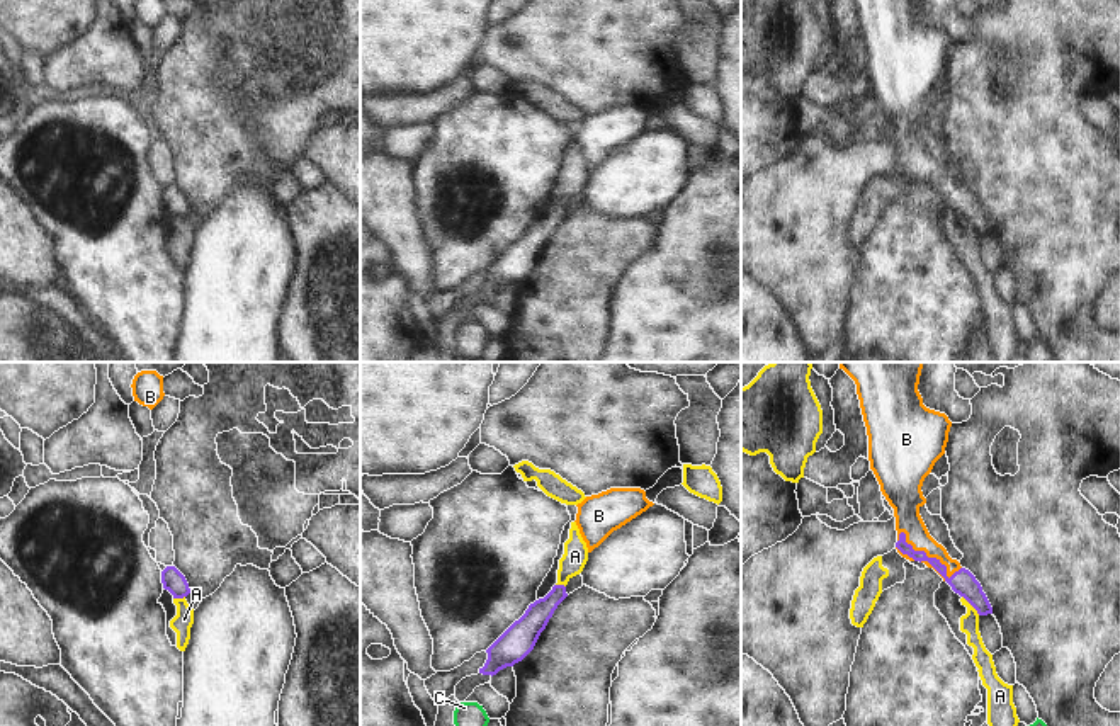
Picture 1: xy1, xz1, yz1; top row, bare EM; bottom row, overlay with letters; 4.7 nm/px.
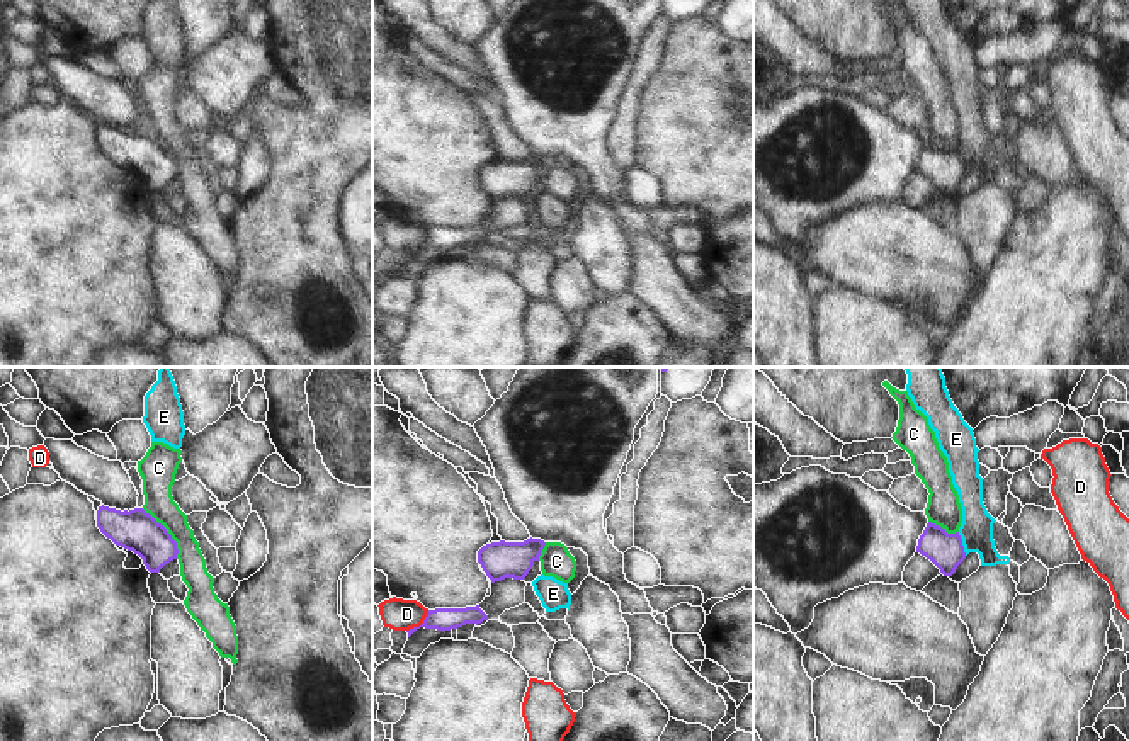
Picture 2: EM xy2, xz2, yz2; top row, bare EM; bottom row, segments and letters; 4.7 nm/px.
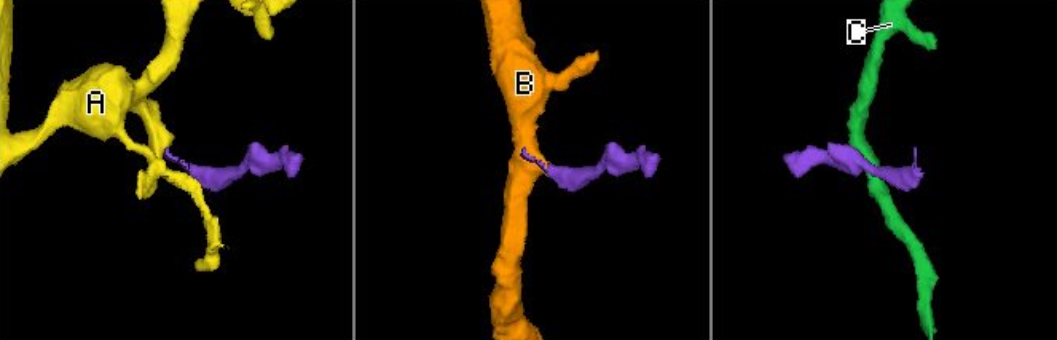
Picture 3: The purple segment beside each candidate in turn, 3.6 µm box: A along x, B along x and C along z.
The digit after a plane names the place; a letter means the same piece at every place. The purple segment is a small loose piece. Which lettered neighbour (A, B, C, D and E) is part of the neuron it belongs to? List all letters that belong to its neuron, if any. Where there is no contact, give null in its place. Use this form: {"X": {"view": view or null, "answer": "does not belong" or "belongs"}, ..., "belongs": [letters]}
{"A": {"view": "yz1", "answer": "does not belong"}, "B": {"view": "yz1", "answer": "belongs"}, "C": {"view": "xy2", "answer": "does not belong"}, "D": {"view": "xz2", "answer": "does not belong"}, "E": {"view": "yz2", "answer": "does not belong"}, "belongs": ["B"]}

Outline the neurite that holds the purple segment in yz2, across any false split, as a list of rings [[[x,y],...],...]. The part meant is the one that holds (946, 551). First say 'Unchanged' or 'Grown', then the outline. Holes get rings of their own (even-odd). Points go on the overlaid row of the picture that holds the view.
Unchanged. [[[928,522],[918,539],[916,552],[930,559],[944,576],[952,576],[966,559],[959,532],[947,534],[945,529]]]

